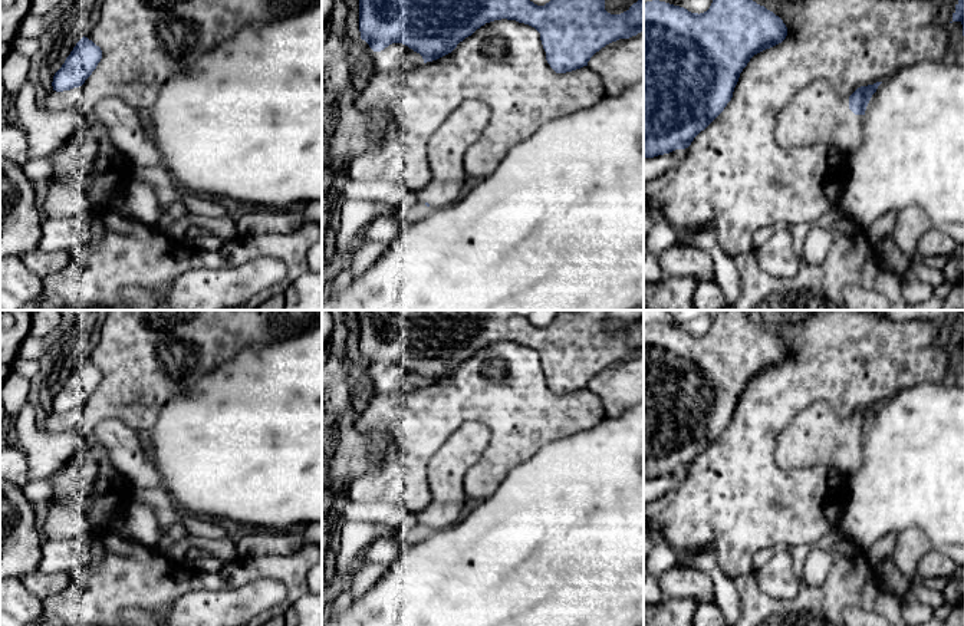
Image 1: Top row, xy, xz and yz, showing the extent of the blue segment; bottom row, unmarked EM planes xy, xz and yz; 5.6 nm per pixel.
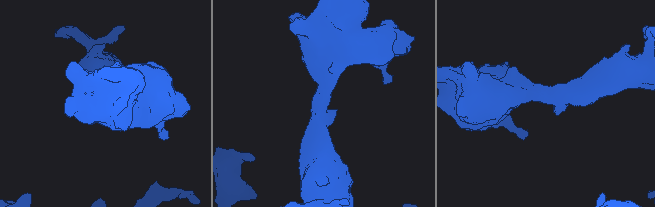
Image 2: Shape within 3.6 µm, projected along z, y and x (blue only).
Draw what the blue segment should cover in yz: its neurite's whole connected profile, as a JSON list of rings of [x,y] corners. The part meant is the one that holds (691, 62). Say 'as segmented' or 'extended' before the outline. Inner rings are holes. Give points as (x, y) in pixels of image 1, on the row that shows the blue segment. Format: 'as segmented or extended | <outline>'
as segmented | [[[652,0],[644,3],[644,158],[685,149],[727,106],[750,59],[787,36],[783,20],[753,0],[713,0],[704,13]]]

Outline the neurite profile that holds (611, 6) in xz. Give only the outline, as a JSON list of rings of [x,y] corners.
[[[605,0],[605,10],[611,14],[621,14],[638,0]]]

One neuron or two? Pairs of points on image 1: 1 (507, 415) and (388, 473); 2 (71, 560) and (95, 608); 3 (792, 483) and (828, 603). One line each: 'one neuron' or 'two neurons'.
1: one neuron
2: two neurons
3: two neurons

